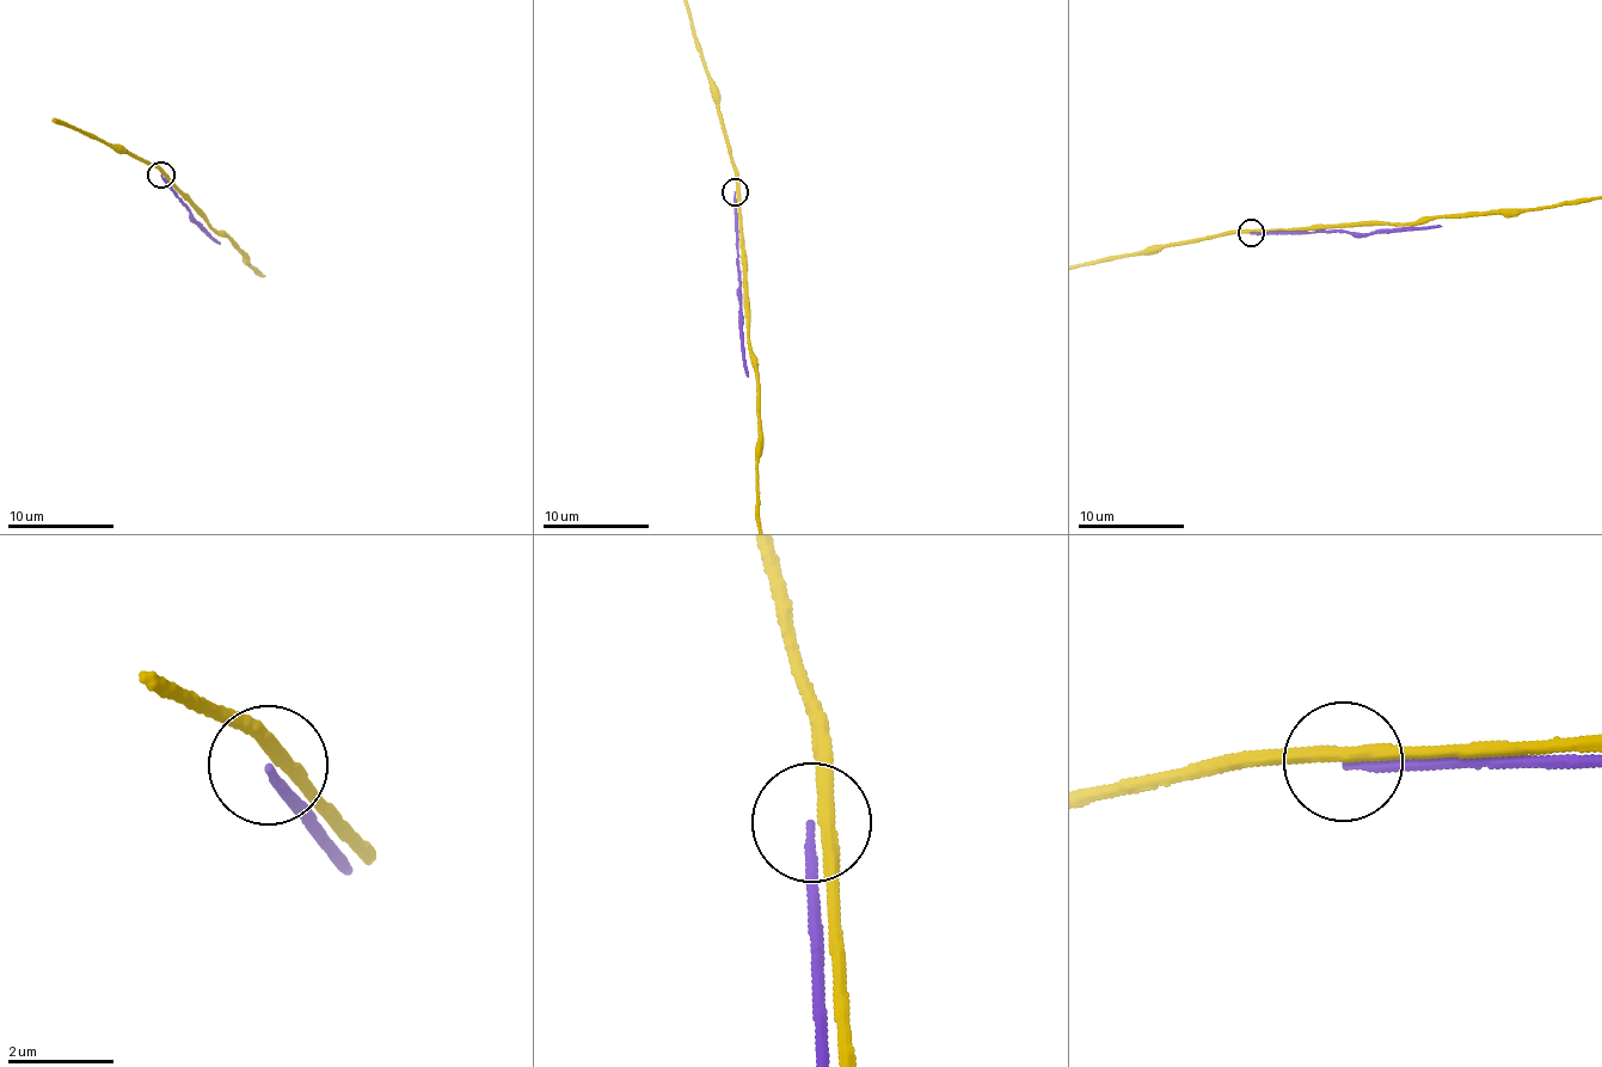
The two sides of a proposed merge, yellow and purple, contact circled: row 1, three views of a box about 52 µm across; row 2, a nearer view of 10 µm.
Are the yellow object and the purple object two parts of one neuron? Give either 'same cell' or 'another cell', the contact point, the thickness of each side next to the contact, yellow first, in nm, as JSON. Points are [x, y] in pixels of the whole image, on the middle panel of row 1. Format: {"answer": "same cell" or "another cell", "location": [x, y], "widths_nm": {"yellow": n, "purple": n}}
{"answer": "another cell", "location": [735, 192], "widths_nm": {"yellow": 280, "purple": 140}}

